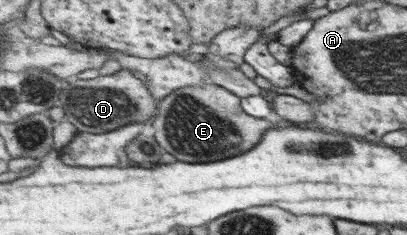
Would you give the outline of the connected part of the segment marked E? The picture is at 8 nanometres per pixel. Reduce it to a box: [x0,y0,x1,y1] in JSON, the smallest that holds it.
[153,83,281,163]

